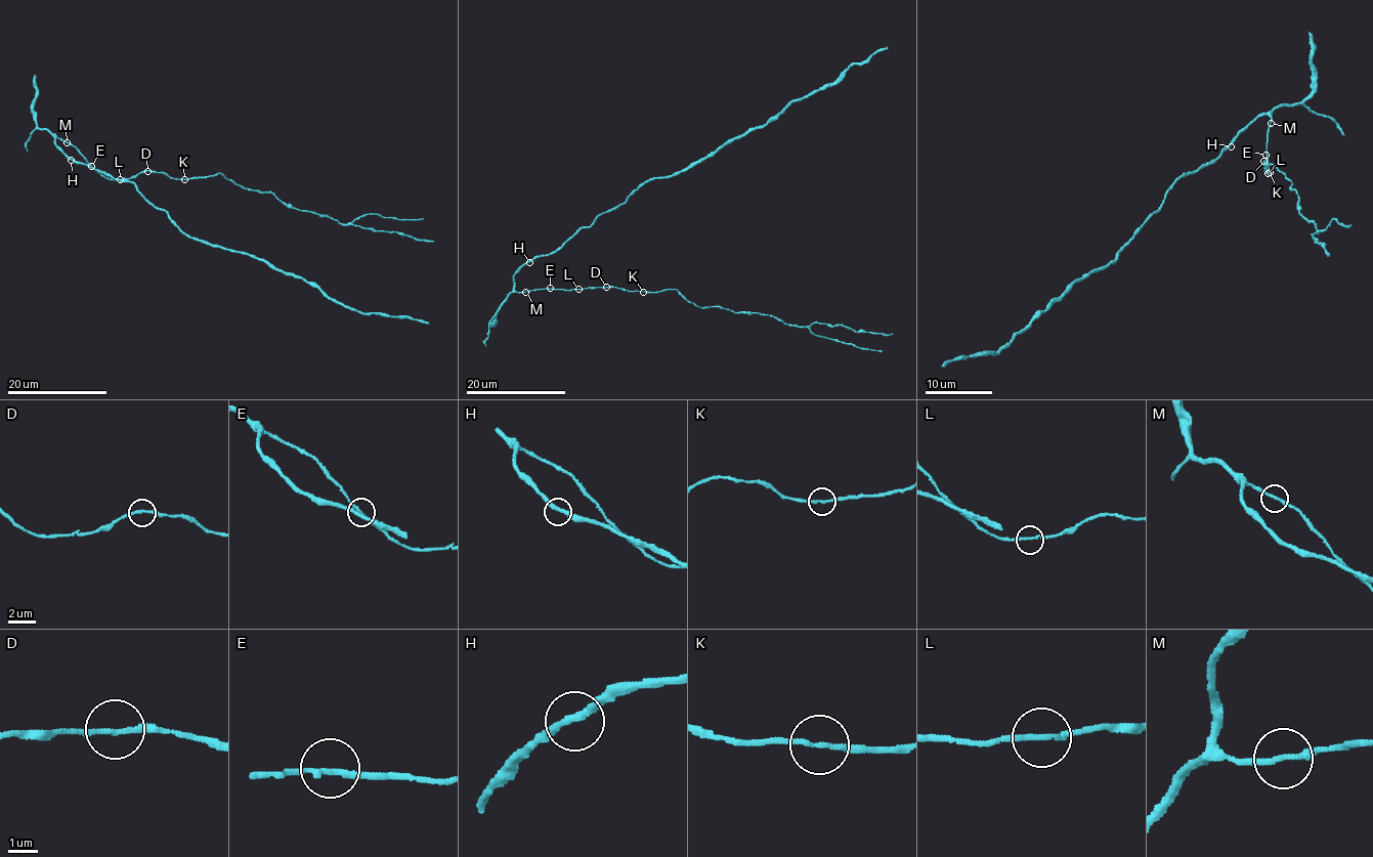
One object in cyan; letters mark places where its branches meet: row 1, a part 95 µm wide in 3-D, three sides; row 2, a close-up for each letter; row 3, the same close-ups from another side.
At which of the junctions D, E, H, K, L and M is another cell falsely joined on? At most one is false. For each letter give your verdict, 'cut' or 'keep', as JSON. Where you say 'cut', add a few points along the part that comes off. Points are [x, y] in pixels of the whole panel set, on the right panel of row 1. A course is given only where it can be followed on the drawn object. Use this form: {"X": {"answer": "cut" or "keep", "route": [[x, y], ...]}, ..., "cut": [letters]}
{"D": {"answer": "keep"}, "E": {"answer": "keep"}, "H": {"answer": "keep"}, "K": {"answer": "keep"}, "L": {"answer": "keep"}, "M": {"answer": "keep"}, "cut": []}

